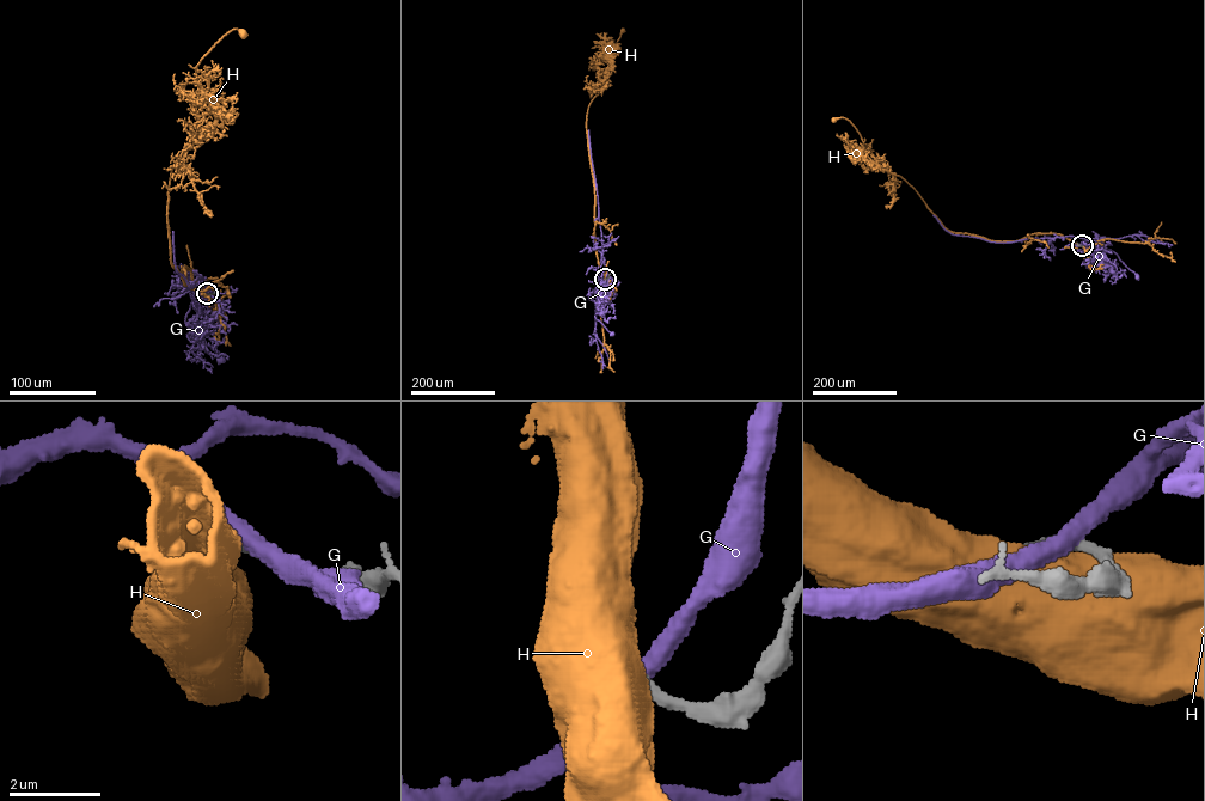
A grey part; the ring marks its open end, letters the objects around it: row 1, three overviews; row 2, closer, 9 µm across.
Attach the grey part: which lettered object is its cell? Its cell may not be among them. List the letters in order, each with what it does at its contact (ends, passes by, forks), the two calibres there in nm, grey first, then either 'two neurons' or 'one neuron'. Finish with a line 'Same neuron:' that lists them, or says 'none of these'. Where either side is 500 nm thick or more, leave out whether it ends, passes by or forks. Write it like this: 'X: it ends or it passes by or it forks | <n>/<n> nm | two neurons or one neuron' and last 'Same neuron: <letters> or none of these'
G: it passes by | 260/400 nm | two neurons
H: 320/950 nm | two neurons
Same neuron: none of these

